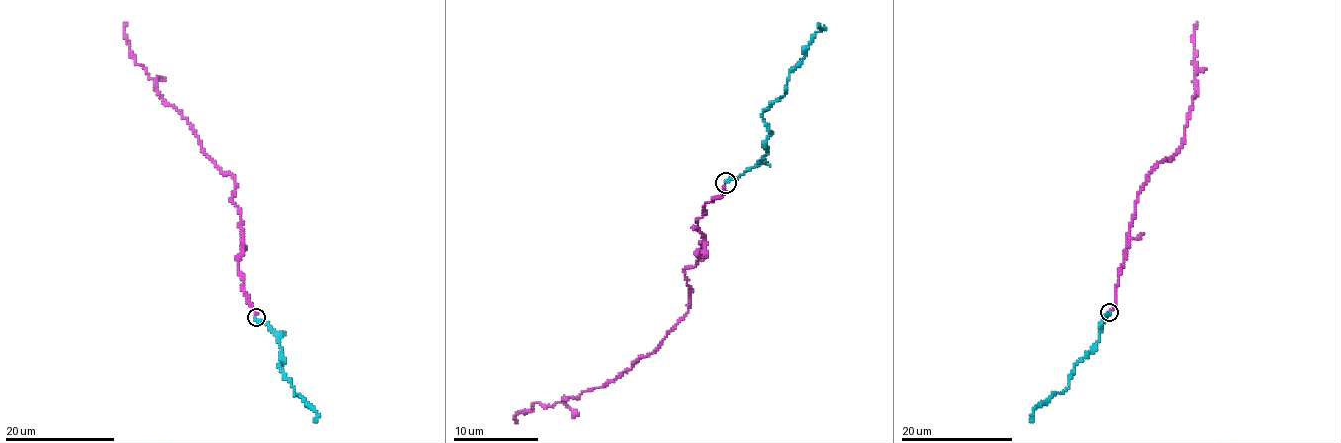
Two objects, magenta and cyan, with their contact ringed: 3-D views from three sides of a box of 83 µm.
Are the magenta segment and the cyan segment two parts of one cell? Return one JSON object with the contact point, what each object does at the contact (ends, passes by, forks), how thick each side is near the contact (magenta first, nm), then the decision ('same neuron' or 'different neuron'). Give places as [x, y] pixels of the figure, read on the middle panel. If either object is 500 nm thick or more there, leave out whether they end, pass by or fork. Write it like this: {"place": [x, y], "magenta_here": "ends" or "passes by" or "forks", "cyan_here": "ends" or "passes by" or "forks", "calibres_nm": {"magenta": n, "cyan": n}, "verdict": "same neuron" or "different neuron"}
{"place": [725, 182], "magenta_here": "ends", "cyan_here": "ends", "calibres_nm": {"magenta": 220, "cyan": 200}, "verdict": "same neuron"}

